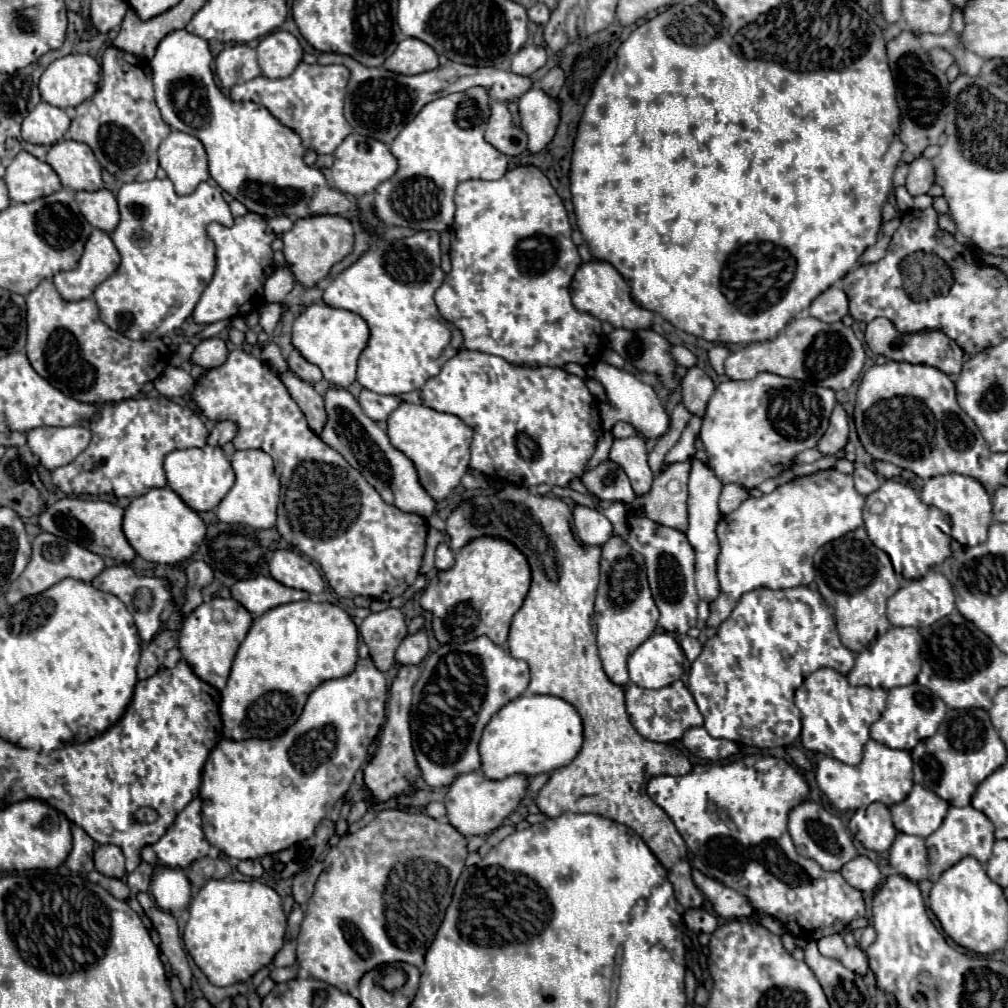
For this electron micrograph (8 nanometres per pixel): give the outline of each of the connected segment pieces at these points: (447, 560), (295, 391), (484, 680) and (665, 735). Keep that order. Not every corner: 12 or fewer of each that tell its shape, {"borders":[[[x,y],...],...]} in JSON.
{"borders":[[[441,542],[435,552],[437,570],[453,566],[453,550]],[[281,374],[291,398],[319,434],[325,424],[323,398],[293,374]],[[487,636],[421,662],[411,734],[421,778],[481,766],[491,716],[529,664]],[[679,680],[659,690],[625,690],[631,724],[669,744],[703,726]]]}

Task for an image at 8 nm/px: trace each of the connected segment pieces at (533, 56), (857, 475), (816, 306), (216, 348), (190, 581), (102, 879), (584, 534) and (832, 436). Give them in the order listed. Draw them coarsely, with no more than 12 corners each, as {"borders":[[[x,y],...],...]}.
{"borders":[[[531,44],[513,56],[511,70],[531,76],[547,62],[545,48]],[[855,462],[855,488],[863,496],[879,486],[875,470]],[[839,286],[819,294],[809,316],[839,322],[849,312],[847,294]],[[221,338],[201,340],[191,364],[205,370],[225,362],[225,342]],[[201,560],[185,569],[187,602],[183,614],[201,602],[202,590],[214,580],[214,572]],[[97,870],[87,878],[109,890],[115,898],[129,898],[129,888],[117,878],[103,876]],[[575,504],[577,536],[603,546],[613,526],[601,510]],[[843,404],[831,414],[829,430],[817,448],[835,456],[849,438],[849,416]]]}

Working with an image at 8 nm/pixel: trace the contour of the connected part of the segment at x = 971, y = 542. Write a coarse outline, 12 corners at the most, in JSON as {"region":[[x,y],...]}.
{"region":[[933,476],[921,500],[937,506],[963,546],[985,542],[993,520],[983,484]]}

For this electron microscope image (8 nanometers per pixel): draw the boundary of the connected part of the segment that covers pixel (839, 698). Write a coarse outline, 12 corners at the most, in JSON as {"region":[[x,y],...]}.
{"region":[[831,668],[795,692],[801,746],[859,764],[887,690]]}

